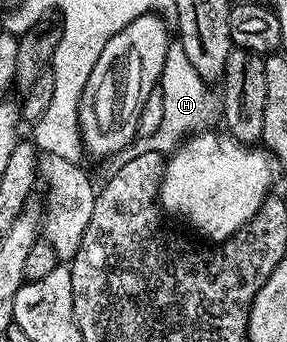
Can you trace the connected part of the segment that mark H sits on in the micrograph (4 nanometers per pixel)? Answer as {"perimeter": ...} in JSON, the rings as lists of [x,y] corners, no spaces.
{"perimeter":[[[178,38],[171,39],[168,43],[166,61],[163,64],[158,88],[162,92],[163,111],[157,131],[152,132],[150,136],[137,135],[126,148],[109,155],[102,164],[105,175],[111,176],[123,165],[130,164],[135,157],[144,156],[148,152],[158,152],[166,156],[173,152],[189,134],[215,129],[223,121],[224,105],[221,97],[210,91],[212,89],[209,83],[195,71]]]}

